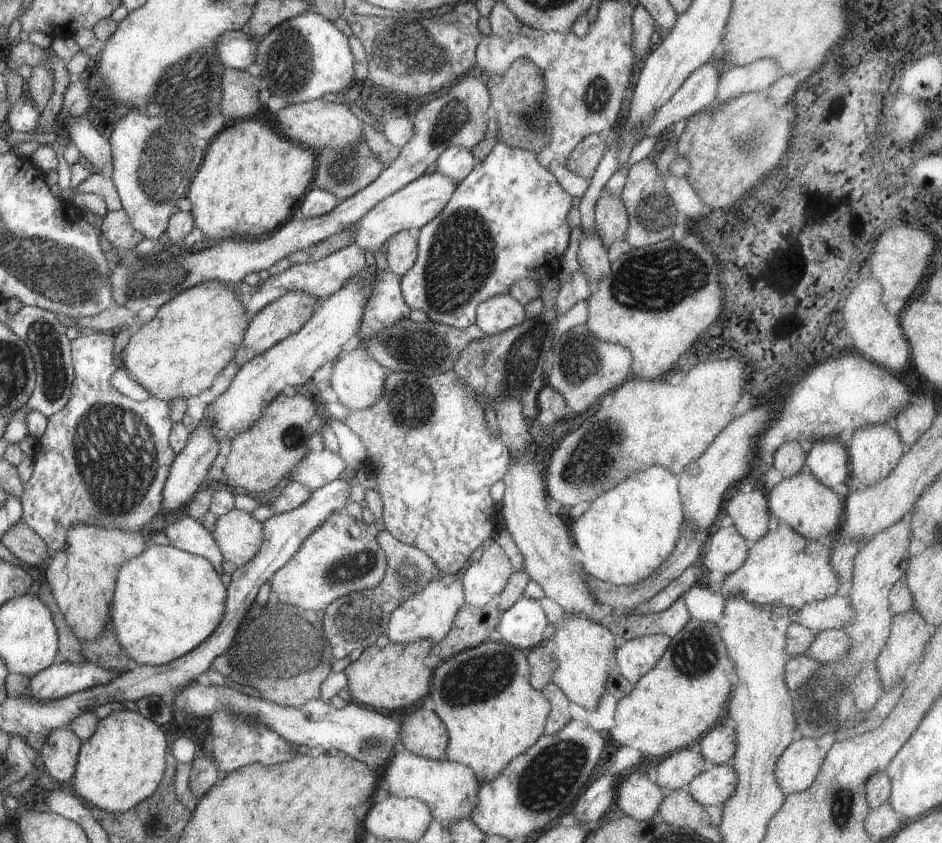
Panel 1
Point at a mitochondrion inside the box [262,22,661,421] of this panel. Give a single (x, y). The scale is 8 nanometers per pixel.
(461, 258)

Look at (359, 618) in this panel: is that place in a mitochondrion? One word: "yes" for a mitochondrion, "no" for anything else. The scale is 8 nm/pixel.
yes

